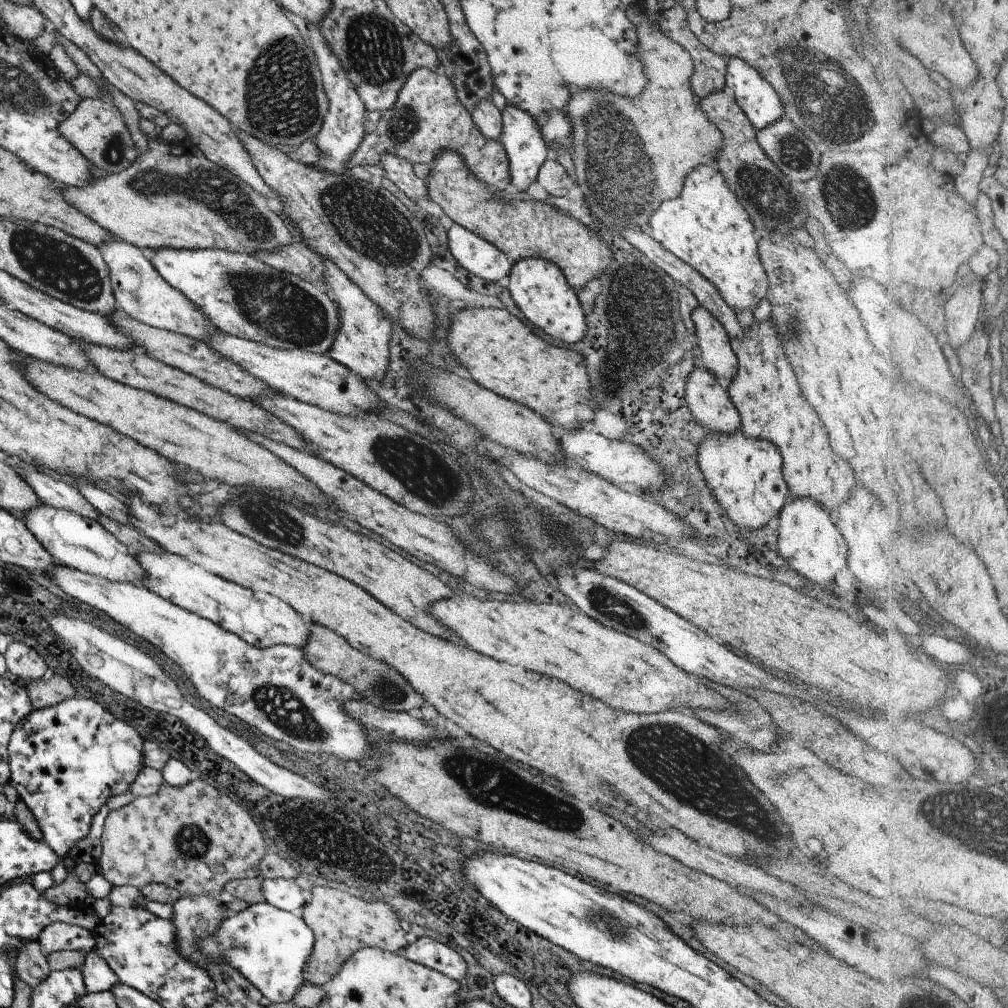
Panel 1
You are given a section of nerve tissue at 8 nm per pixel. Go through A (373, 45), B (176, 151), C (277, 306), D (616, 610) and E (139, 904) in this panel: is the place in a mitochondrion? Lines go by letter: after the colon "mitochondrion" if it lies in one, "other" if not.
A: mitochondrion
B: mitochondrion
C: mitochondrion
D: mitochondrion
E: other

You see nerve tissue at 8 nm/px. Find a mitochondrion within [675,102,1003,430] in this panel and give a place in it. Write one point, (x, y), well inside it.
(851, 199)

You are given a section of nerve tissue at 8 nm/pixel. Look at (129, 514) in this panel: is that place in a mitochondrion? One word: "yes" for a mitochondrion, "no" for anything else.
no

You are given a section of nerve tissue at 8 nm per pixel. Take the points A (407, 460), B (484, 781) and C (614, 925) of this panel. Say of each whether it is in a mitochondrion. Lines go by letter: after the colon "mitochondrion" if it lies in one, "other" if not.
A: mitochondrion
B: mitochondrion
C: mitochondrion

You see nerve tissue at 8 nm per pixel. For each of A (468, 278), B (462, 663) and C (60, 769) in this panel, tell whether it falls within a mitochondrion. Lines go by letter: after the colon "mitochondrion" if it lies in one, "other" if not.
A: other
B: other
C: other

